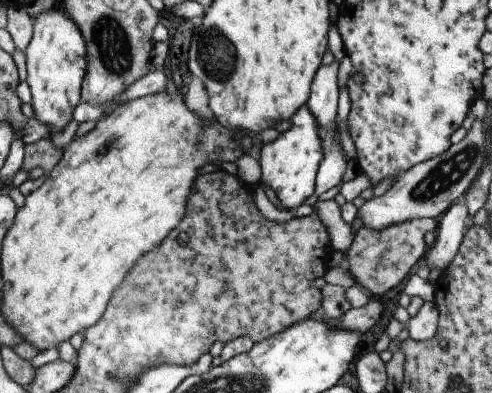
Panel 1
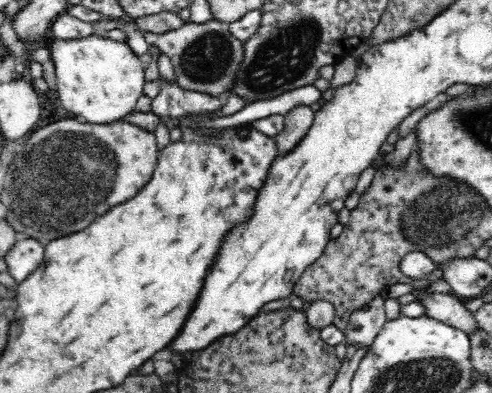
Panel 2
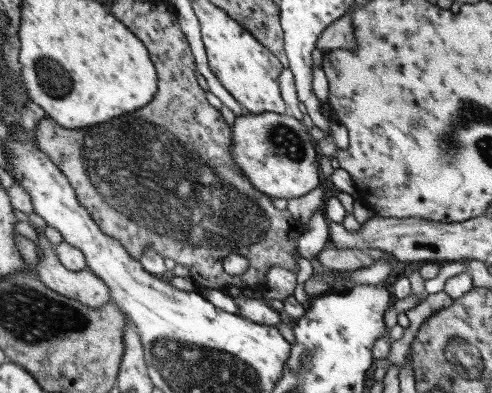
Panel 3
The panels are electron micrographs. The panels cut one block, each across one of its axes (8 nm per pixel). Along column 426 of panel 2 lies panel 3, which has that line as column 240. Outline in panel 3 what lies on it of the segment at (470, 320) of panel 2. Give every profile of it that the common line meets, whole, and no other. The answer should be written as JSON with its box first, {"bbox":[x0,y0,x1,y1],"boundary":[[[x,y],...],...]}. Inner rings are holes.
{"bbox":[233,294,289,328],"boundary":[[[243,294],[241,296],[233,296],[233,302],[237,306],[237,316],[243,316],[245,320],[251,320],[255,324],[263,324],[263,326],[273,326],[277,328],[279,322],[289,322],[281,312],[269,308],[263,298],[259,296],[251,296],[251,298],[245,298]]]}

